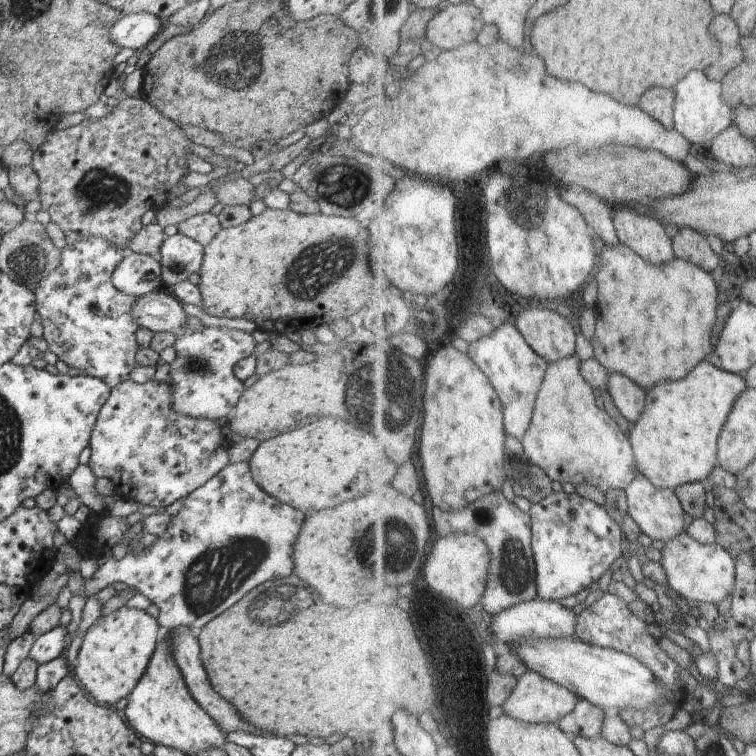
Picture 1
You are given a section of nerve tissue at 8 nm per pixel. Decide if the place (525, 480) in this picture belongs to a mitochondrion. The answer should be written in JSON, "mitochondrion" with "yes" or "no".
{"mitochondrion":"yes"}

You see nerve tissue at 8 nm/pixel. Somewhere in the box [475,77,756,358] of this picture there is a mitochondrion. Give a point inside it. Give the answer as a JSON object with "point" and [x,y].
{"point":[532,216]}

